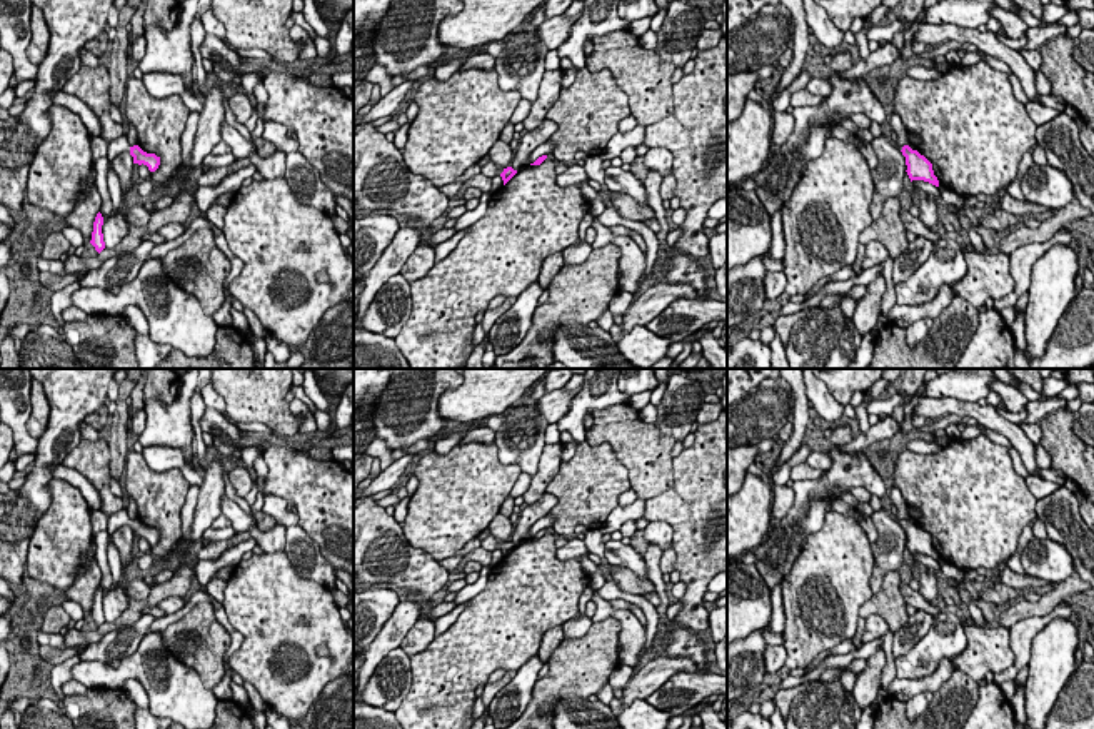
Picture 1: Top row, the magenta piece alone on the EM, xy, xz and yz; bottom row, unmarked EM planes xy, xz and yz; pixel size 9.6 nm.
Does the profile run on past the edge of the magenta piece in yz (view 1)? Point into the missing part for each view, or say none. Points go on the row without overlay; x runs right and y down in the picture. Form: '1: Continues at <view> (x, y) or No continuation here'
1: No continuation here

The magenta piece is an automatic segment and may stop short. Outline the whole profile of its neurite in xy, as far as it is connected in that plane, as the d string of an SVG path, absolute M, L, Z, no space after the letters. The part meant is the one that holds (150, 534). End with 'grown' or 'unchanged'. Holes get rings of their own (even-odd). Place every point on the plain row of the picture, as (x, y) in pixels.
M122 509L120 512L108 517L107 530L108 534L113 534L122 525L128 525L133 530L133 537L143 537L150 545L155 545L160 539L160 530L143 525L138 519L132 520L127 514L127 509Z; grown

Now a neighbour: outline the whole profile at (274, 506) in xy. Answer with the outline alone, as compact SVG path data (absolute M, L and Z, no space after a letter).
M265 495L262 510L268 514L277 524L287 527L299 524L295 510L289 510L289 502L279 495Z

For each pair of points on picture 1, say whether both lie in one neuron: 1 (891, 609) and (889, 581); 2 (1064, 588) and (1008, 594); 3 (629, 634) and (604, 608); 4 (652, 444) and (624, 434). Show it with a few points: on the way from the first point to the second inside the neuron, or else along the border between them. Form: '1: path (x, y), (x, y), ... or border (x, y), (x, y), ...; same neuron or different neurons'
1: path (889, 603), (889, 588); same neuron
2: border (1019, 599), (1011, 604); different neurons
3: path (629, 626), (617, 613), (612, 613); same neuron
4: path (646, 444), (637, 444), (631, 437); same neuron

